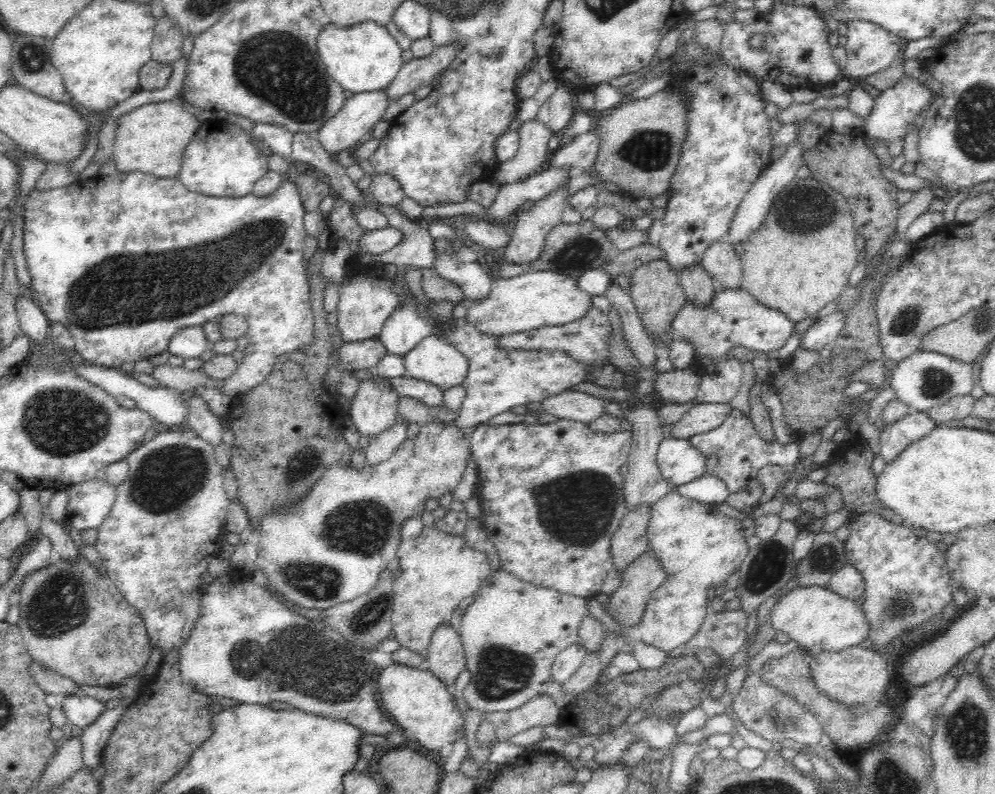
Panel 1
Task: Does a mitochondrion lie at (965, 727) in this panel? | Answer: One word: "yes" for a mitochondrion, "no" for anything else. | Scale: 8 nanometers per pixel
yes

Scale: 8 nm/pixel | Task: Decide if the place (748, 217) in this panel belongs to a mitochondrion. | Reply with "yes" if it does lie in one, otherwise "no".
no

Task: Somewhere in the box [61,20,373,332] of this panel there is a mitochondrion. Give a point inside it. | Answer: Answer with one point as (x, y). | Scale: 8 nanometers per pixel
(279, 68)

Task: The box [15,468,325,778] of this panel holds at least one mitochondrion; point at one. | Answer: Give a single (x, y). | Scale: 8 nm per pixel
(59, 604)

